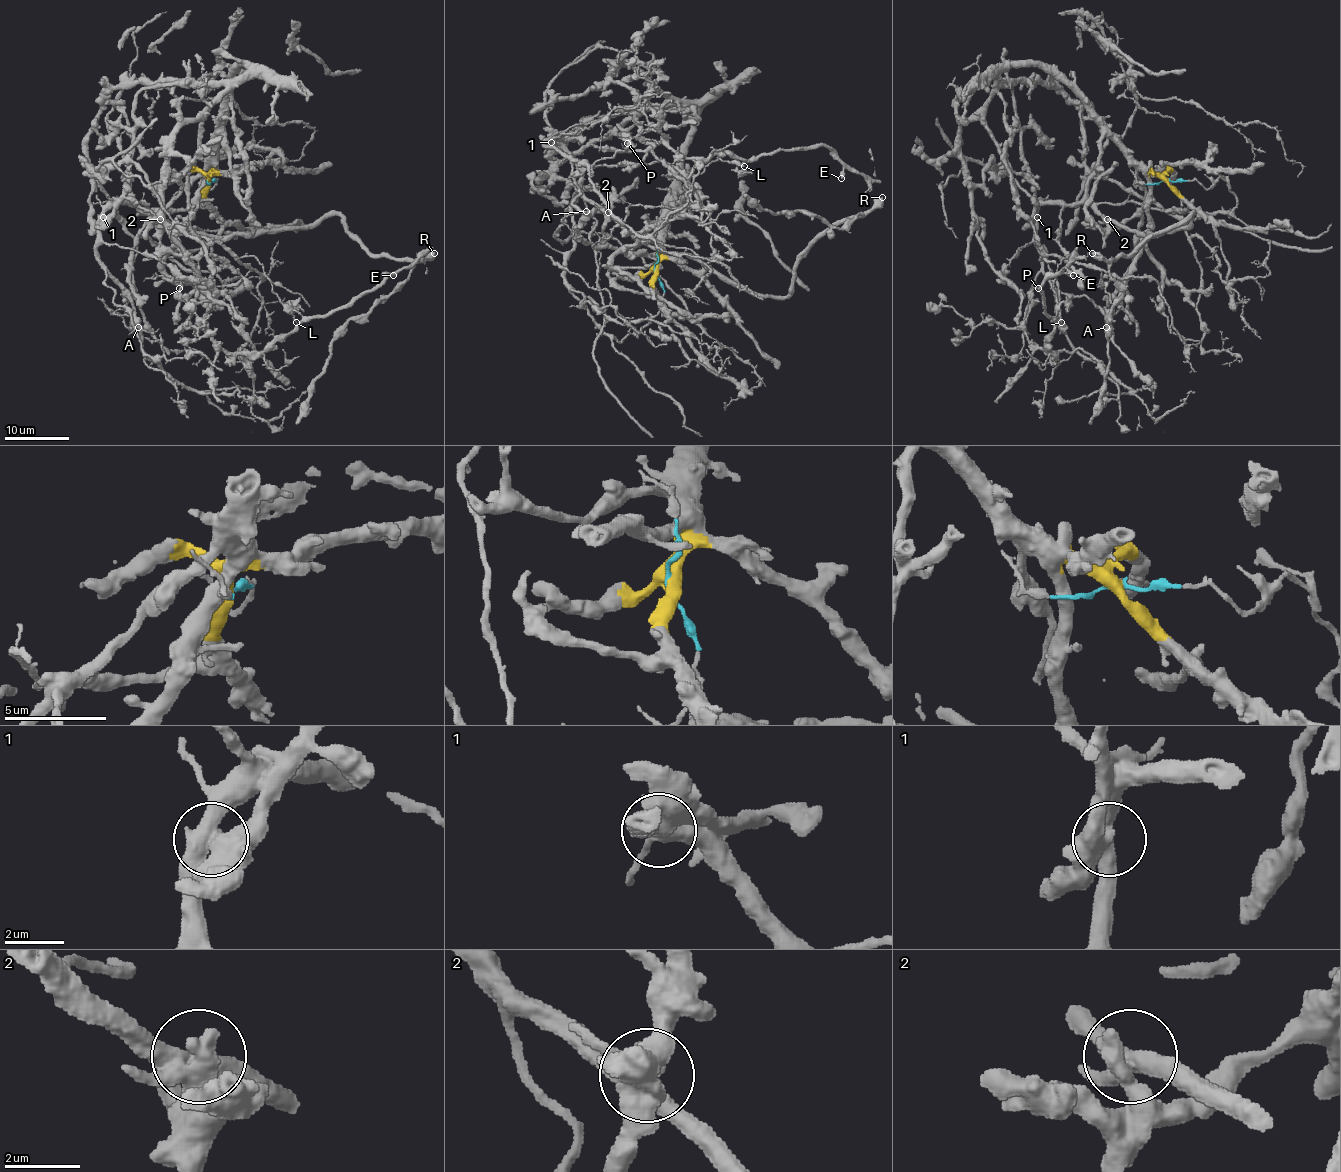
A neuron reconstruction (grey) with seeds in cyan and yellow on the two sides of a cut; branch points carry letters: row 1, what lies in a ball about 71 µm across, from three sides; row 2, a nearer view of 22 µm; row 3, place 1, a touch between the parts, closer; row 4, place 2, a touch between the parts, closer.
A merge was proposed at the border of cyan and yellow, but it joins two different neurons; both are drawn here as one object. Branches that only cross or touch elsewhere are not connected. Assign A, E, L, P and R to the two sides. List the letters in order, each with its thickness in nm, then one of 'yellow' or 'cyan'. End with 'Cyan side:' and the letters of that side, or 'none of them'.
A: 200 nm thick; cyan
E: 440 nm thick; cyan
L: 130 nm thick; cyan
P: 200 nm thick; cyan
R: 550 nm thick; cyan
Cyan side: A, E, L, P, R

